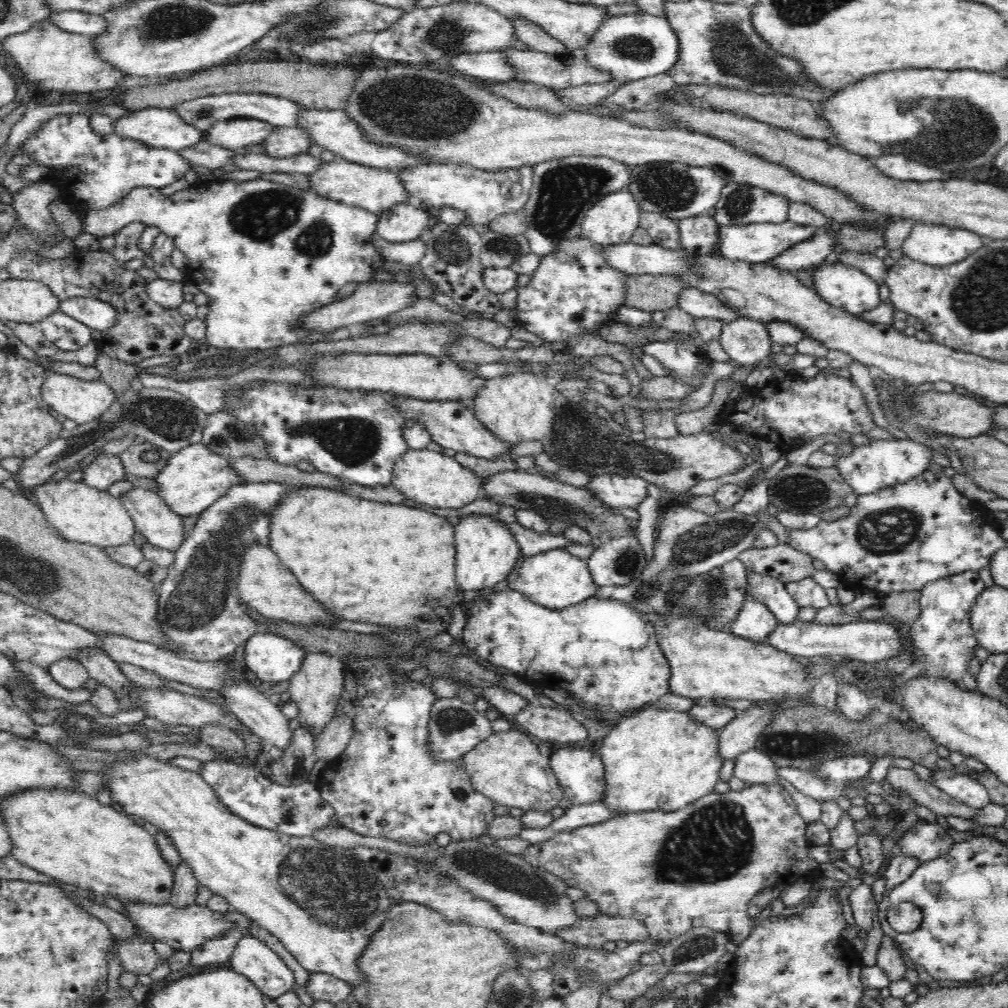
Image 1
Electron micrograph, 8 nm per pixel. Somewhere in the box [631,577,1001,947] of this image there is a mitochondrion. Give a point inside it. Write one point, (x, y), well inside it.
(704, 848)

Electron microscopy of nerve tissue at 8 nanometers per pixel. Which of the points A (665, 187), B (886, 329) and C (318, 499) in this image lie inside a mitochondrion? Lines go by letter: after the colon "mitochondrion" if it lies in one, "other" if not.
A: mitochondrion
B: other
C: other

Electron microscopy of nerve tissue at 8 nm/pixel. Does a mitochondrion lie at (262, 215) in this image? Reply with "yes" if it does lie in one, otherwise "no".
yes

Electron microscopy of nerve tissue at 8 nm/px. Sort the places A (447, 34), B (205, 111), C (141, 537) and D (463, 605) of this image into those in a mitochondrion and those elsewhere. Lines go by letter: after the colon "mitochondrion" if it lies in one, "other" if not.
A: mitochondrion
B: mitochondrion
C: other
D: other

